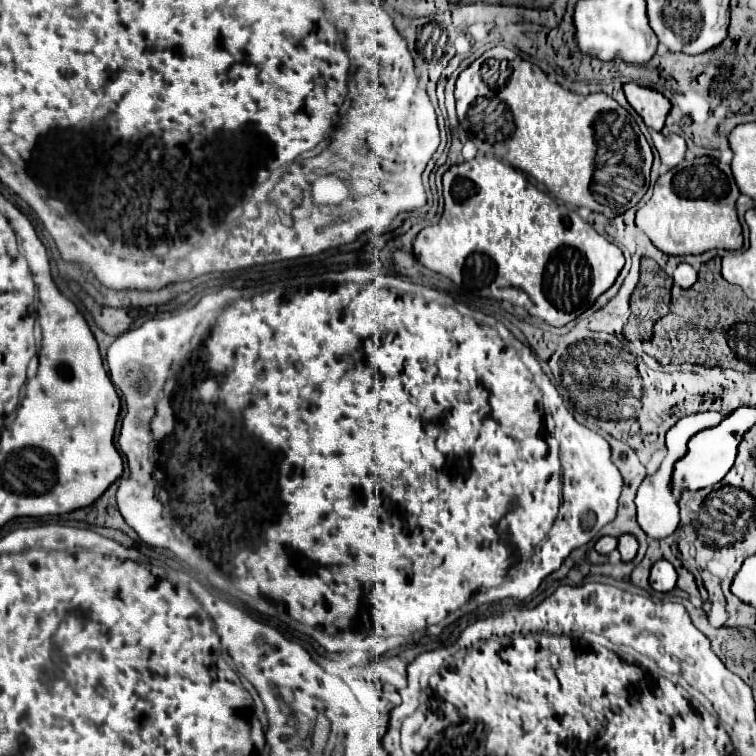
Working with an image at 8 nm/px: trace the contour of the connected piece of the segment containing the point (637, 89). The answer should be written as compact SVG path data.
M626 83L624 93L626 93L626 99L632 105L632 109L644 119L646 127L650 127L654 131L662 131L664 119L670 111L670 101L660 91L642 87L636 83Z

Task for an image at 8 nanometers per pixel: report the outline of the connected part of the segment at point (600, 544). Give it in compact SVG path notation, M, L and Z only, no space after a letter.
M600 537L598 541L596 541L596 545L594 545L594 549L600 553L600 555L608 555L610 551L614 551L616 549L616 537Z

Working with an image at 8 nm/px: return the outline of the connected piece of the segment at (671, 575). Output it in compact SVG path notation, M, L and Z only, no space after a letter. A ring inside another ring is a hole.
M656 561L650 569L648 581L650 581L650 587L654 591L660 591L660 593L672 591L676 585L676 571L668 561Z

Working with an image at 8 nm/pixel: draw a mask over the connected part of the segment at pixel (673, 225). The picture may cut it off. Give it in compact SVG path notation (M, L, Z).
M696 157L692 161L682 161L658 177L654 195L636 213L636 223L666 255L700 255L710 249L740 249L742 227L736 217L738 195L740 191L732 173L724 171L712 157Z

